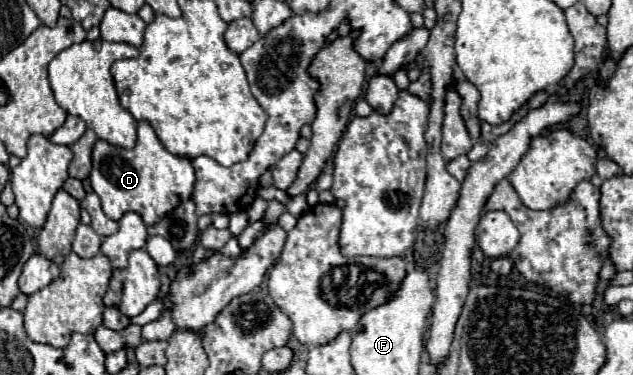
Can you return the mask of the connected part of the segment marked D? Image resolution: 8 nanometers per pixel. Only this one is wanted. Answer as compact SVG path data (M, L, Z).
M147 120L137 124L137 144L129 148L113 146L105 140L97 140L93 146L93 168L89 174L91 188L101 198L101 206L107 218L119 220L125 212L137 212L147 226L155 224L171 212L181 200L187 200L193 192L195 174L191 160L175 156L159 142Z

